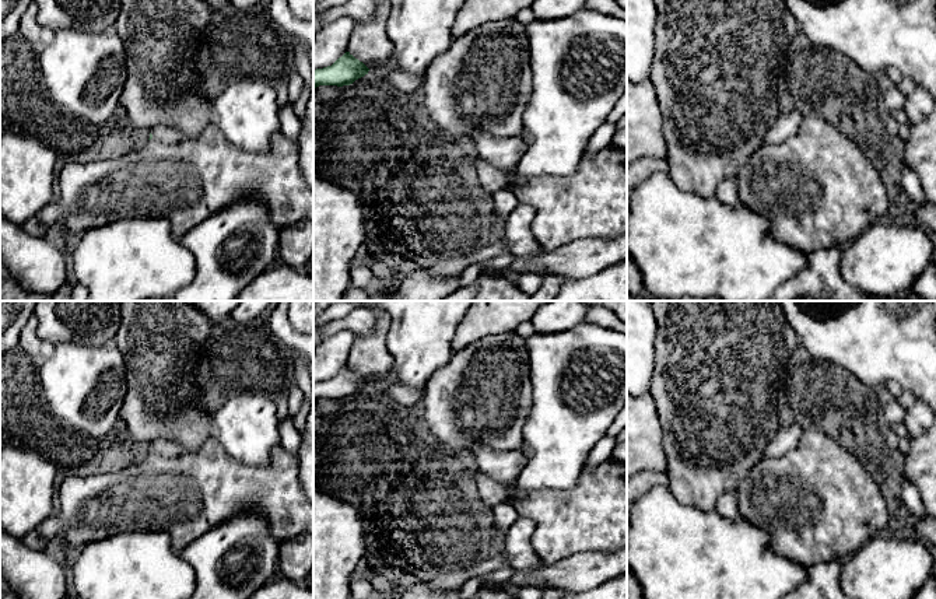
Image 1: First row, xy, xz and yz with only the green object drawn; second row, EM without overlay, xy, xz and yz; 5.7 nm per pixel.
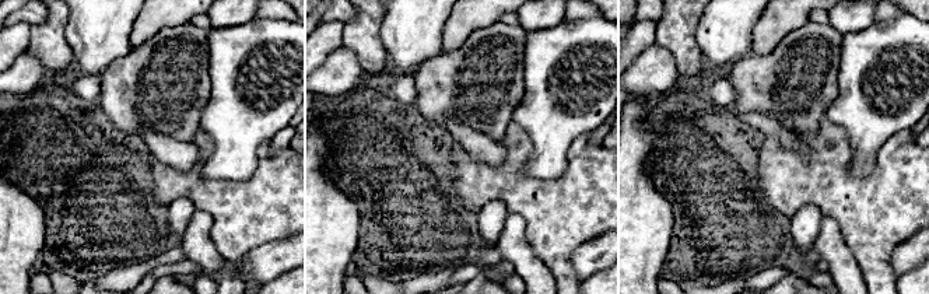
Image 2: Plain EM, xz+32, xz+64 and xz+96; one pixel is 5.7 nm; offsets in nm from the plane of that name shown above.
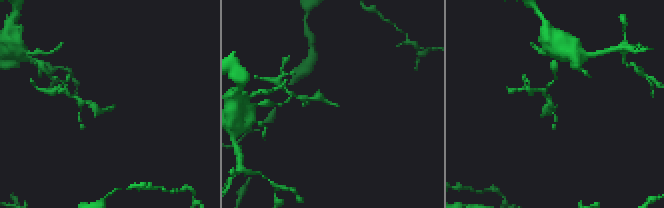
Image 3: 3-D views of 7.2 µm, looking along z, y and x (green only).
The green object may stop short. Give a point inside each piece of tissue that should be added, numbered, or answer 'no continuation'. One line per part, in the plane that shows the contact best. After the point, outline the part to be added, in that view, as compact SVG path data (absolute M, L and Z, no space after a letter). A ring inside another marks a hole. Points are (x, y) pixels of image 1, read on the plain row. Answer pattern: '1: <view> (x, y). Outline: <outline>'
1: xy (167, 448). Outline: M159 438L151 441L153 452L162 458L176 458L185 453L183 446L173 439Z

